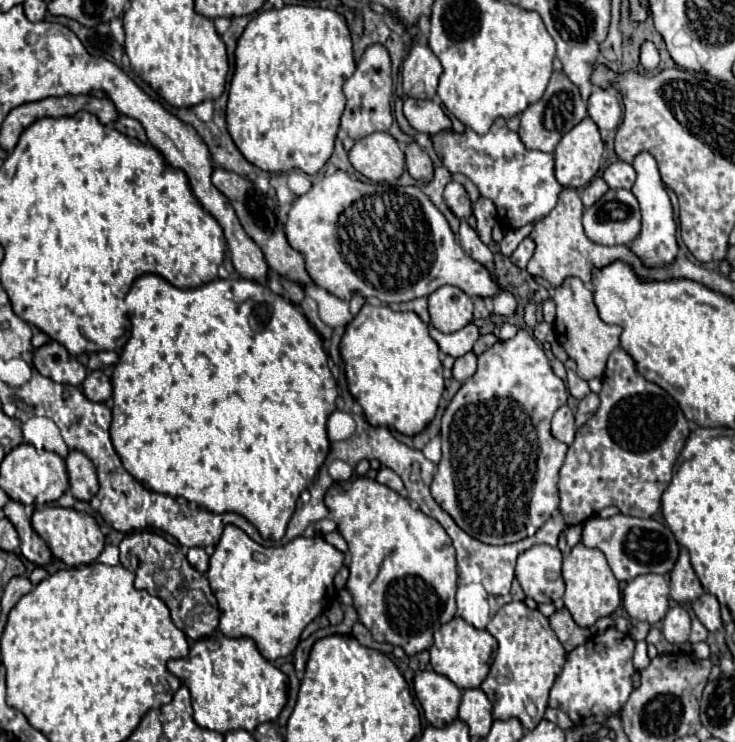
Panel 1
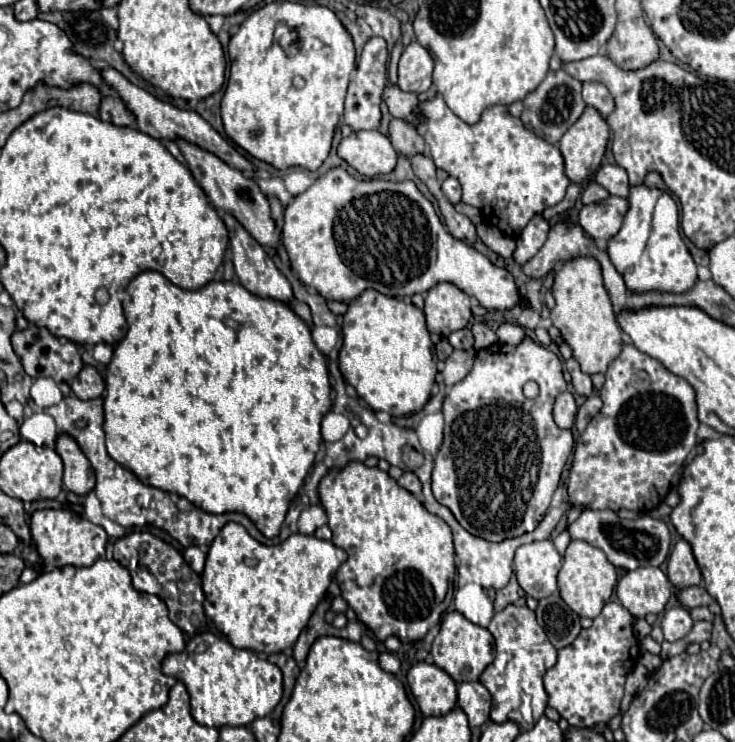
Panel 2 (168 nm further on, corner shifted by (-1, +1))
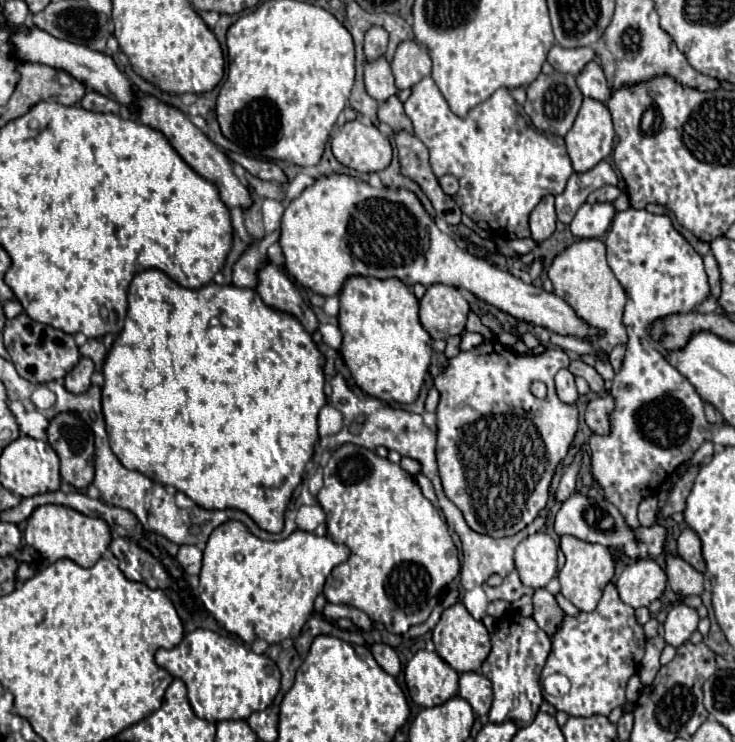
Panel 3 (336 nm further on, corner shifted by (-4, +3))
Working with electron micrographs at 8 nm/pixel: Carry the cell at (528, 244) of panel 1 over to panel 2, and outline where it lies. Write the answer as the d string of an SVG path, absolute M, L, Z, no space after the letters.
M534 216L528 226L522 230L522 234L516 240L516 250L514 250L514 260L518 264L526 264L536 252L542 248L546 236L548 236L550 224L542 216Z

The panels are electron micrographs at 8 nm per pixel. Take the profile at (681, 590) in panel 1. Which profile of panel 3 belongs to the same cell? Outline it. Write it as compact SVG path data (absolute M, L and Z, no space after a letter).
M691 528L681 532L681 536L677 540L677 554L685 562L689 562L695 570L705 572L705 560L703 560L703 554L701 554L701 540Z

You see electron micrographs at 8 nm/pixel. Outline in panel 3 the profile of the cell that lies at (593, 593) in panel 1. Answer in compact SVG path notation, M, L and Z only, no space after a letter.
M561 536L559 546L561 546L563 554L565 554L565 566L559 570L561 594L573 606L577 606L581 612L595 610L595 606L597 606L597 602L599 602L601 594L603 594L603 586L607 586L607 582L611 582L613 574L615 574L611 550L607 546L601 546L601 544L583 542L583 540L575 538L575 536Z

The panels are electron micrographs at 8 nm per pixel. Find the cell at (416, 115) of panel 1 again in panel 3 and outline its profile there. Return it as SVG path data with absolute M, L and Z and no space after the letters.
M385 56L373 62L363 62L363 80L367 94L373 96L377 102L385 102L391 94L397 94L395 80L391 78L391 68Z

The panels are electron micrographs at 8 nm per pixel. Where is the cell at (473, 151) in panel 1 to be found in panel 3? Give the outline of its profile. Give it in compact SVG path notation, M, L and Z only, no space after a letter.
M425 76L419 84L411 88L411 96L405 100L405 114L413 122L415 136L427 146L429 162L435 176L453 174L459 180L459 192L455 194L455 202L463 214L467 214L473 222L487 222L491 232L499 238L529 238L529 214L539 204L539 200L547 194L561 194L569 176L573 174L569 154L565 150L565 142L557 134L541 134L525 116L521 104L517 104L507 88L499 88L489 100L477 104L469 110L465 118L455 116L449 110L441 90L433 82L431 76Z

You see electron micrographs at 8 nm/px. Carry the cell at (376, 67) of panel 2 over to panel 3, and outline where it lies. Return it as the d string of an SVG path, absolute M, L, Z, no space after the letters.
M371 26L365 32L365 56L367 60L375 60L377 56L381 56L387 48L387 32L381 26Z

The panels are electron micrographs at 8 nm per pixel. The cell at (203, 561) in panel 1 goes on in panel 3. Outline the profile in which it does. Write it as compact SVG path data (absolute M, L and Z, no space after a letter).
M181 546L175 560L183 568L185 576L197 576L201 570L201 550L197 546Z

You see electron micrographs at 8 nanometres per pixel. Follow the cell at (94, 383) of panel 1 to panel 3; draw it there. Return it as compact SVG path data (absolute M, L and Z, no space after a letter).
M81 358L73 370L65 376L65 388L73 394L81 394L81 392L87 392L89 386L91 386L91 374L93 374L93 362L89 358Z

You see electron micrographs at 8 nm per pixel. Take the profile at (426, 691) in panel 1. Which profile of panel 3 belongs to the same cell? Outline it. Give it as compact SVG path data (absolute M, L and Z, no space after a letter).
M419 650L405 666L405 684L417 706L439 706L457 694L459 674L437 654Z

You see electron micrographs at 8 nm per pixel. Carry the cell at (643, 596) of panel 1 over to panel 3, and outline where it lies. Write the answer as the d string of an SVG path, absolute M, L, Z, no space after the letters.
M635 560L633 564L625 566L615 584L619 590L619 598L625 604L641 608L661 598L667 586L667 576L655 560Z

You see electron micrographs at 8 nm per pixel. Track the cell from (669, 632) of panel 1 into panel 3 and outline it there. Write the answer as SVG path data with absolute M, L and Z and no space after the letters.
M685 604L673 606L667 614L667 620L663 622L665 642L671 646L681 646L697 630L697 622L699 622L699 616L695 608L689 608Z

